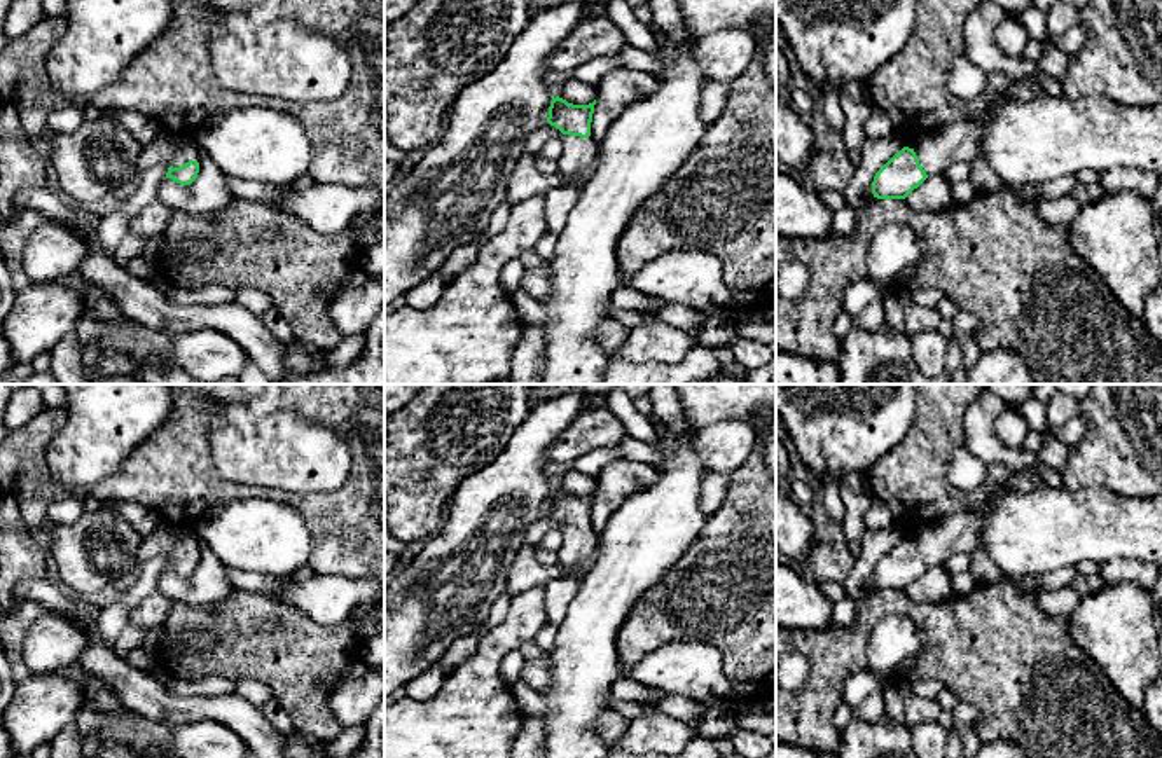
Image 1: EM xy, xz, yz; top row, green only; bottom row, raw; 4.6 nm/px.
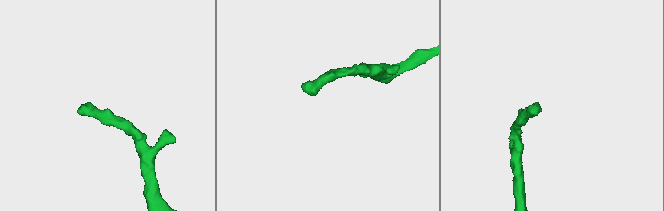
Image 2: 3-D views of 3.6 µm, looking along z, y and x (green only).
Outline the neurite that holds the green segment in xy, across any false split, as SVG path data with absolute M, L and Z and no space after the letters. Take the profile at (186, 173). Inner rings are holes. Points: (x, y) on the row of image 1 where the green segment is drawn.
M187 133L176 136L176 140L178 140L178 147L169 162L166 178L171 178L180 185L190 185L199 173L201 147Z

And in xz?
M559 96L550 101L547 122L563 133L557 176L566 187L580 189L580 180L599 154L599 143L591 138L594 105L596 100L589 105L573 105Z

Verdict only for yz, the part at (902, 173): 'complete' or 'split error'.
split error

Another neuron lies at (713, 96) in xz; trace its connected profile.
M706 80L701 91L701 119L709 126L723 114L727 103L727 86Z

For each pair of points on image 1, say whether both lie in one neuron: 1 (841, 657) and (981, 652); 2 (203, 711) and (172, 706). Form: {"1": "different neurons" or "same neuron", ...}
{"1": "same neuron", "2": "same neuron"}

